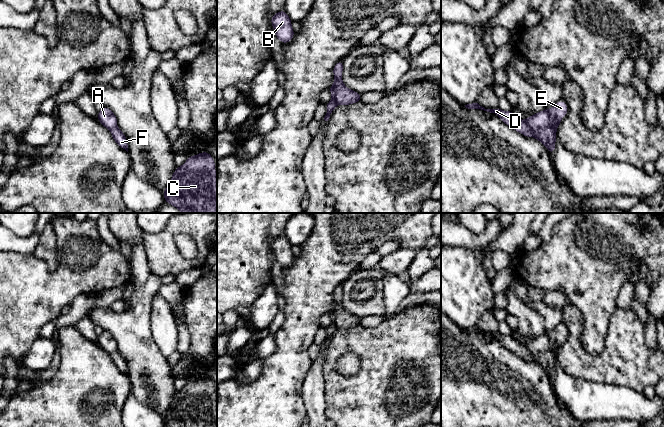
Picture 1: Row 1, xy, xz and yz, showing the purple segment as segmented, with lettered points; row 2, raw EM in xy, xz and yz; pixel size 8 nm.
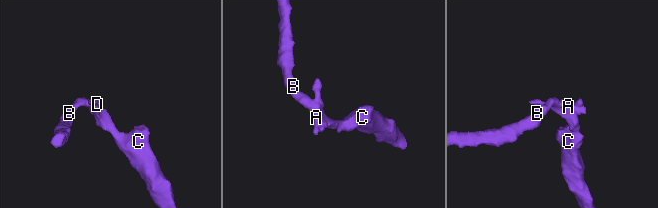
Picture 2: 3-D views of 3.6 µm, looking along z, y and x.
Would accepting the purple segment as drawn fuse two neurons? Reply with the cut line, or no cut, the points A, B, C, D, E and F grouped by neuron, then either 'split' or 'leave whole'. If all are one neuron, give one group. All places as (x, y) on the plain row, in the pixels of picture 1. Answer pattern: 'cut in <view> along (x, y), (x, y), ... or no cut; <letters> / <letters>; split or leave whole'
cut in yz along (523, 345), (531, 352), (552, 351), (555, 354); A B / C D E F; split

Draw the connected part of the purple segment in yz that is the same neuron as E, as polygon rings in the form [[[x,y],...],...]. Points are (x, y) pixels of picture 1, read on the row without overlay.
[[[564,325],[557,326],[552,332],[547,333],[548,337],[556,344],[561,345],[567,338],[567,329]]]

